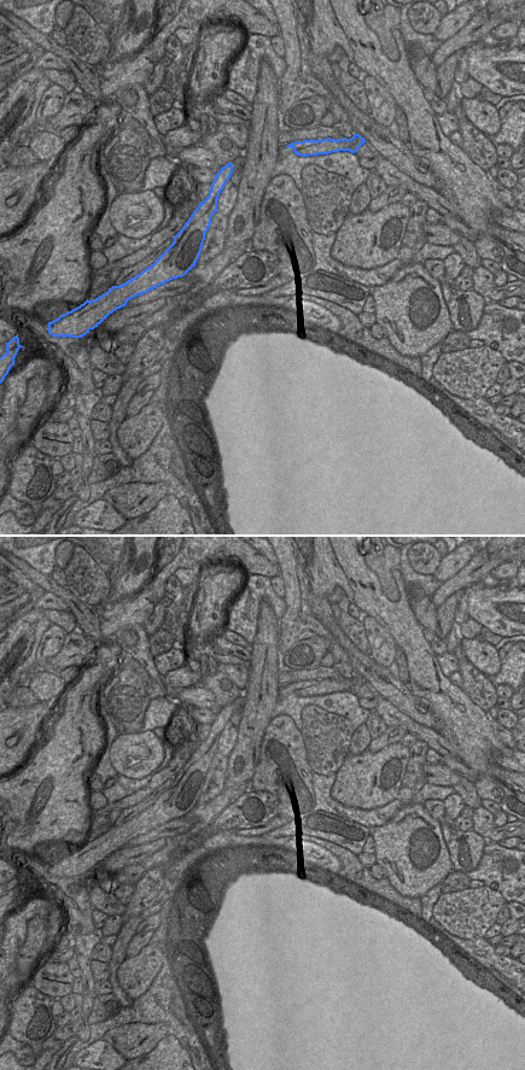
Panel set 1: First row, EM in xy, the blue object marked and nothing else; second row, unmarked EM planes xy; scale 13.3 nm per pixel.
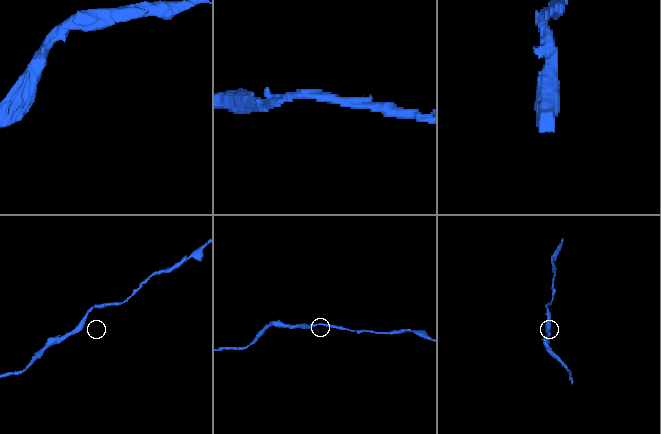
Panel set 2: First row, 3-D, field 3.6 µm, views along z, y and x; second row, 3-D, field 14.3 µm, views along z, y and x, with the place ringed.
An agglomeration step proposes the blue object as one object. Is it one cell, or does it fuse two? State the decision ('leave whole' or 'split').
split

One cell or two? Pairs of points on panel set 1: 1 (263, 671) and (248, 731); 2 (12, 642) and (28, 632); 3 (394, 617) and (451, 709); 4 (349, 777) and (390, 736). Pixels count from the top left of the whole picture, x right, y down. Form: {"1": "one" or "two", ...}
{"1": "one", "2": "one", "3": "one", "4": "two"}

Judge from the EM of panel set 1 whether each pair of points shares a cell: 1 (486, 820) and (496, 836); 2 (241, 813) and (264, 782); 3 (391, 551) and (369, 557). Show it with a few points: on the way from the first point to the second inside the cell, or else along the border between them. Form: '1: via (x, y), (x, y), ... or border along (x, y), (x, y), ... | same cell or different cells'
1: border along (495, 826), (480, 835) | different cells
2: border along (255, 790), (268, 791), (275, 800), (276, 812) | different cells
3: via (386, 556), (384, 559), (374, 559) | same cell

